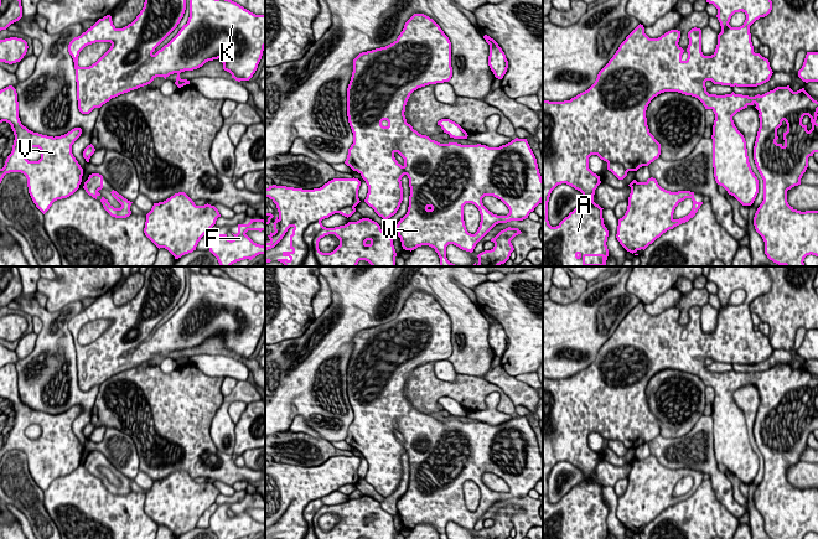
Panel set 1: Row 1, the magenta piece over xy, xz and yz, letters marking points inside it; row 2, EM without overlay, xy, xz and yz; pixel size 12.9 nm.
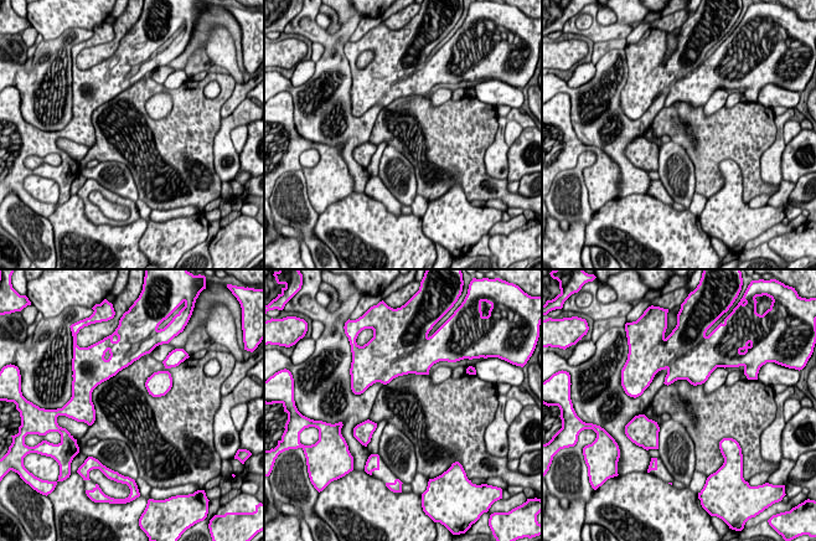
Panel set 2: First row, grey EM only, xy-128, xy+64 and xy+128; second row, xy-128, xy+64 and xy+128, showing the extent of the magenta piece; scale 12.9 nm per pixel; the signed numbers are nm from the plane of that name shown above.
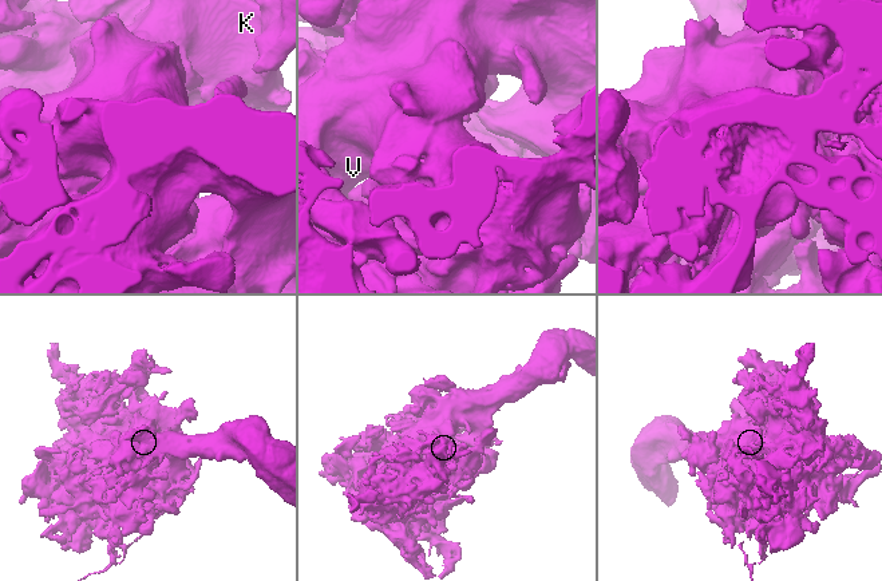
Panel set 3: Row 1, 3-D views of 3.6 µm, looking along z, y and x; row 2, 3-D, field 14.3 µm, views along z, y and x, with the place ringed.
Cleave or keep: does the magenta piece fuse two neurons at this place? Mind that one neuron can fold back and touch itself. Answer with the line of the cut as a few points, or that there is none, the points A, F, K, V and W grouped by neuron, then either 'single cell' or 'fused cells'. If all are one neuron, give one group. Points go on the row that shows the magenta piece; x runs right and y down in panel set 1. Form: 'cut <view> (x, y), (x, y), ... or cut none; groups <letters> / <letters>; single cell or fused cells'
cut none; groups A F K V W; single cell

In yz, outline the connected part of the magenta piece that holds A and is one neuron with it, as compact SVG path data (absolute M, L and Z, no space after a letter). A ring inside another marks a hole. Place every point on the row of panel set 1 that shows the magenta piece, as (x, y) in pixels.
M706 0L718 9L718 20L721 32L718 35L718 45L711 56L704 56L701 52L701 30L692 28L688 32L689 45L685 50L688 58L682 59L684 50L678 45L680 31L671 30L658 38L649 38L644 33L643 25L638 25L620 45L618 50L609 63L599 72L595 83L585 92L578 94L570 100L549 102L543 100L543 266L605 266L609 256L606 245L609 230L604 224L602 209L594 202L594 195L601 183L600 176L589 169L589 157L597 155L607 162L607 170L618 180L623 180L628 171L637 171L642 166L648 166L661 155L661 144L649 133L646 118L646 110L651 100L664 92L678 92L685 95L698 98L705 109L711 109L715 114L713 125L713 167L714 177L718 185L723 186L729 195L734 196L742 206L751 206L759 193L759 180L751 170L746 141L744 135L734 124L732 116L747 108L756 105L760 118L754 160L763 180L763 201L757 208L754 217L756 232L765 242L765 254L770 260L785 266L806 266L807 255L818 256L818 211L801 212L791 207L787 202L787 191L801 185L801 178L808 167L808 157L818 152L818 102L814 100L804 88L793 92L789 85L777 87L762 95L755 97L735 94L716 95L706 92L705 82L711 81L714 84L730 87L757 87L770 81L772 69L767 58L754 52L751 42L750 26L760 17L767 16L772 10L771 0ZM742 11L746 20L740 27L729 25L735 12ZM804 115L811 118L812 129L808 131L807 125L802 124ZM782 121L787 124L787 131L783 133L785 144L777 144L777 129ZM561 183L566 183L580 191L585 197L584 203L569 213L556 227L552 227L548 221L548 202L552 191ZM586 256L601 256L601 264L586 264Z

